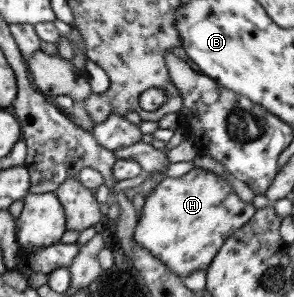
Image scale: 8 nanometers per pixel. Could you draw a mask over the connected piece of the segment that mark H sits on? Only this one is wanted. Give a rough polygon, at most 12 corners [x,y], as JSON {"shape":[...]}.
{"shape":[[193,167],[144,198],[132,242],[184,277],[254,212]]}

